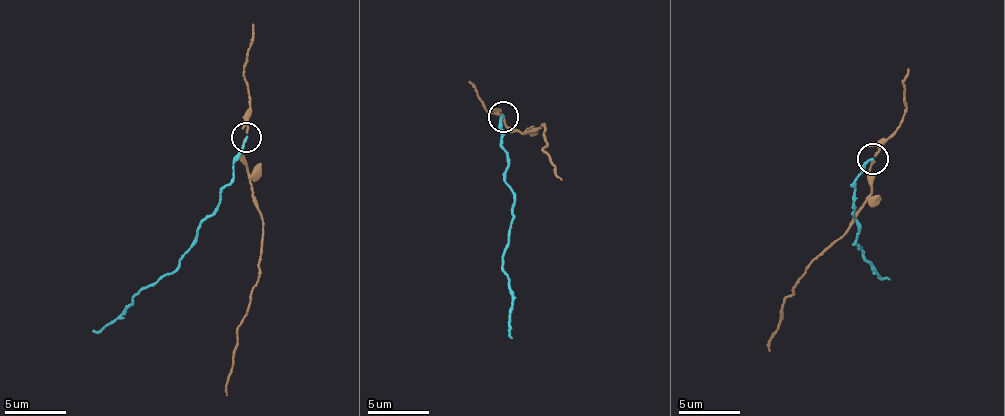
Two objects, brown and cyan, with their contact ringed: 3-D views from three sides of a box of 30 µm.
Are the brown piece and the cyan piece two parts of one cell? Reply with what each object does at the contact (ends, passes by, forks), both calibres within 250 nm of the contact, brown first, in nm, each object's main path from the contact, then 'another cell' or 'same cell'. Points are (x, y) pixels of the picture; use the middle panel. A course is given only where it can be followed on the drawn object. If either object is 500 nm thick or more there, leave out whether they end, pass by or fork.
brown passes by; cyan ends; calibres 130 and 160 nm; course brown (503, 117), (510, 130), (524, 135), (544, 125), (548, 144), (543, 148), (561, 180); course cyan (502, 116), (502, 143), (510, 158), (505, 175), (515, 196), (503, 264), (514, 292), (510, 318), (513, 337); another cell

